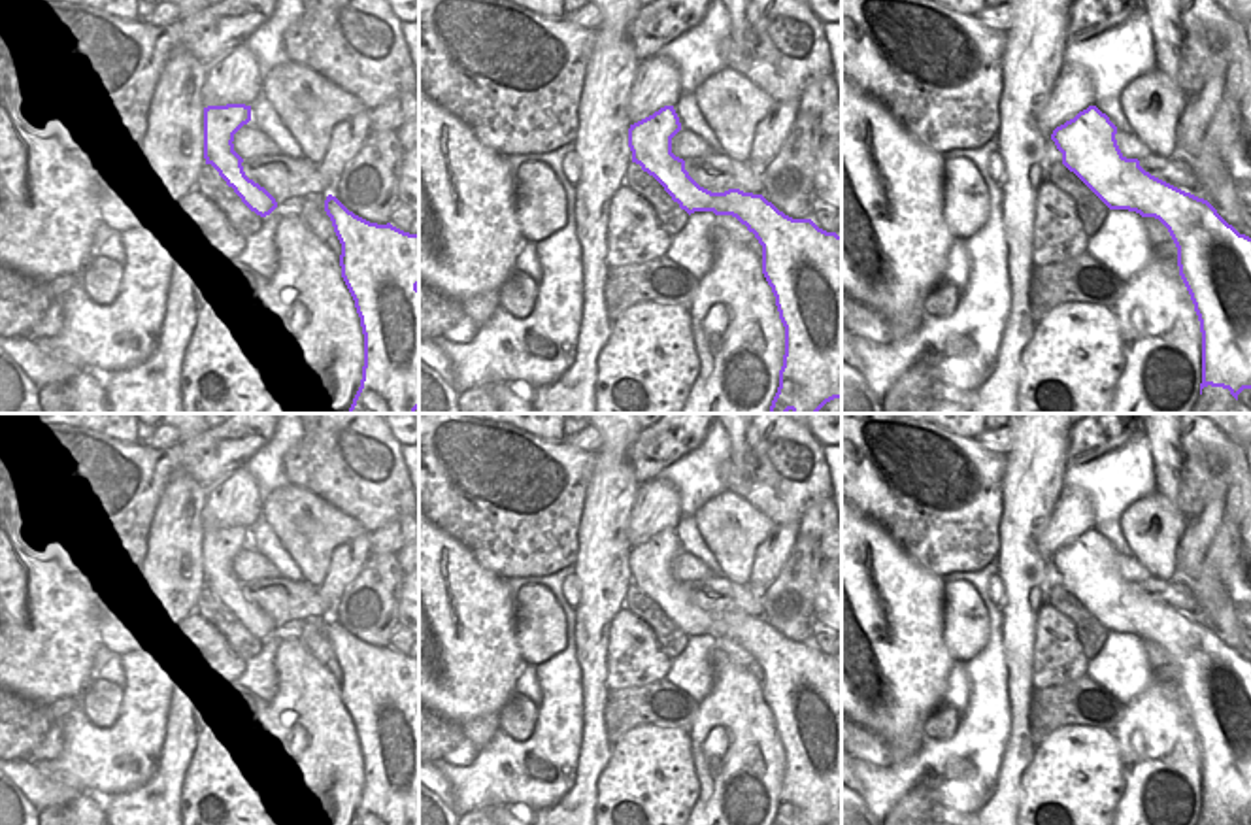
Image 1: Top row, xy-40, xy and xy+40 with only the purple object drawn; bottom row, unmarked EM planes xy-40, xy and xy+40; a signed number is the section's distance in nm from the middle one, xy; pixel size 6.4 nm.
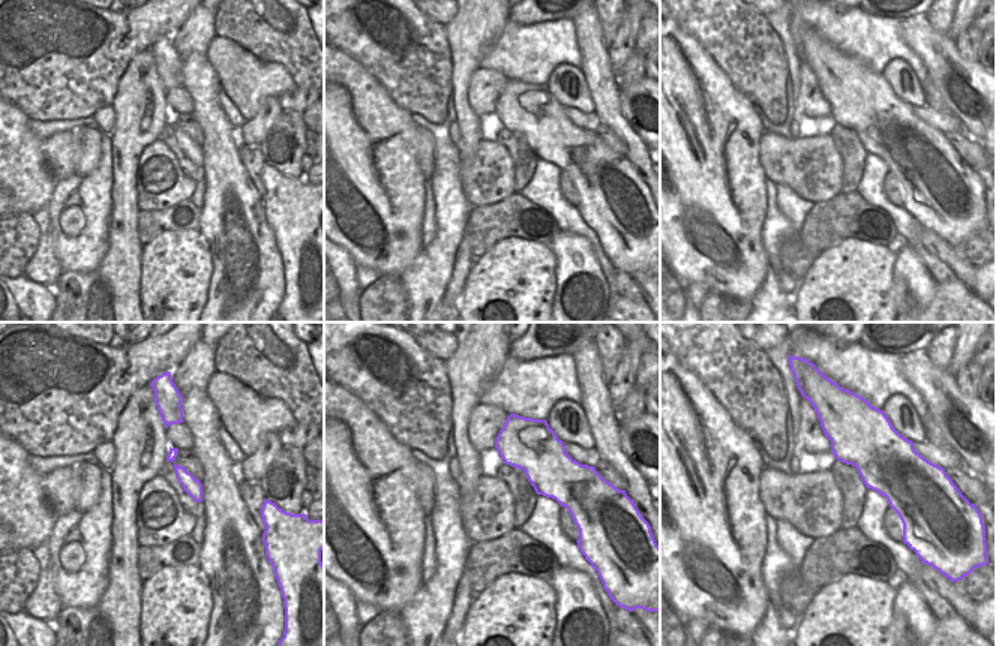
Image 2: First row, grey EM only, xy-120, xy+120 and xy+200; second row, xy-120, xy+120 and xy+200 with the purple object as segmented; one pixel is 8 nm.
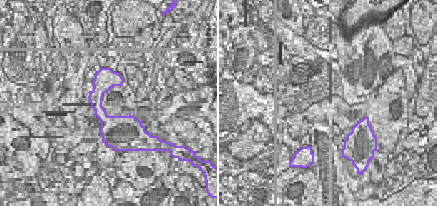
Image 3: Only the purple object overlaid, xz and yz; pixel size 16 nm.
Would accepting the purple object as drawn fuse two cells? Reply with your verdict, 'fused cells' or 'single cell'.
single cell

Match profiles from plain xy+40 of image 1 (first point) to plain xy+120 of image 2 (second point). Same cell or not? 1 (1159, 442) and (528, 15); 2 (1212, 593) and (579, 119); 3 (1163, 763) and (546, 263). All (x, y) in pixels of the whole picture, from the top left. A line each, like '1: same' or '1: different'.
1: different
2: different
3: different

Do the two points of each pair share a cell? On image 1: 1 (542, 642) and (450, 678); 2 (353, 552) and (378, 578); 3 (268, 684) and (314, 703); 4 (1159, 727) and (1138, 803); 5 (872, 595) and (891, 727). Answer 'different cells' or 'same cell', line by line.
1: different cells
2: different cells
3: different cells
4: same cell
5: same cell

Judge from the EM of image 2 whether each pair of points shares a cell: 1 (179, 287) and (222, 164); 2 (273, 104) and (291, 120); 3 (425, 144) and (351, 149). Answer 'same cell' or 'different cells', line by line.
1: different cells
2: different cells
3: different cells

